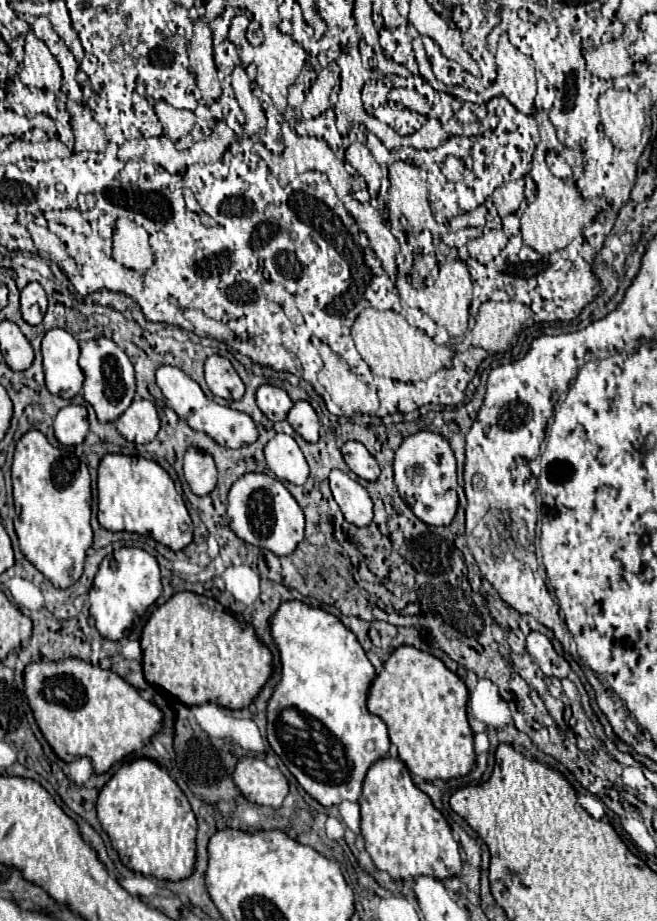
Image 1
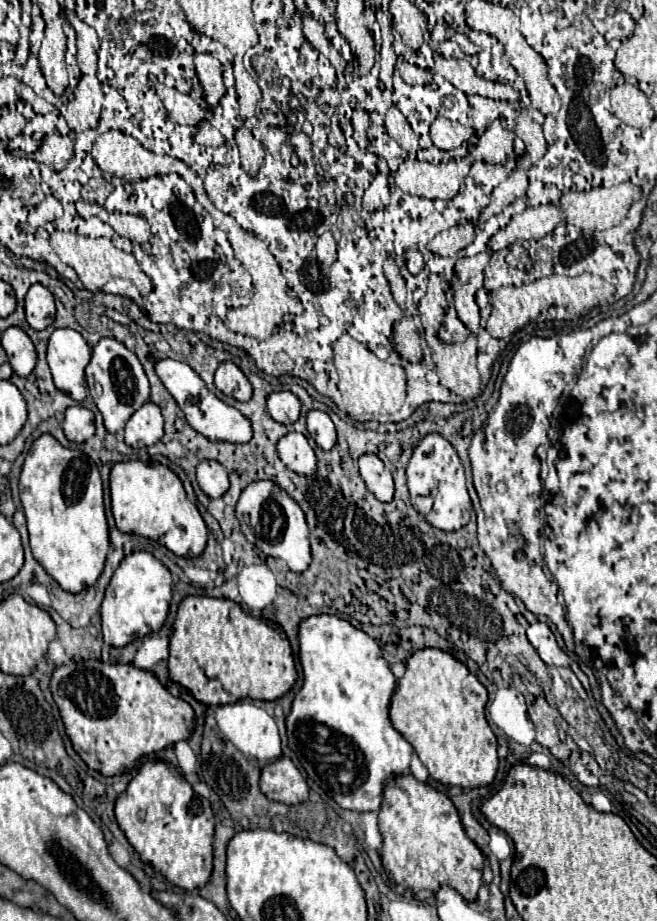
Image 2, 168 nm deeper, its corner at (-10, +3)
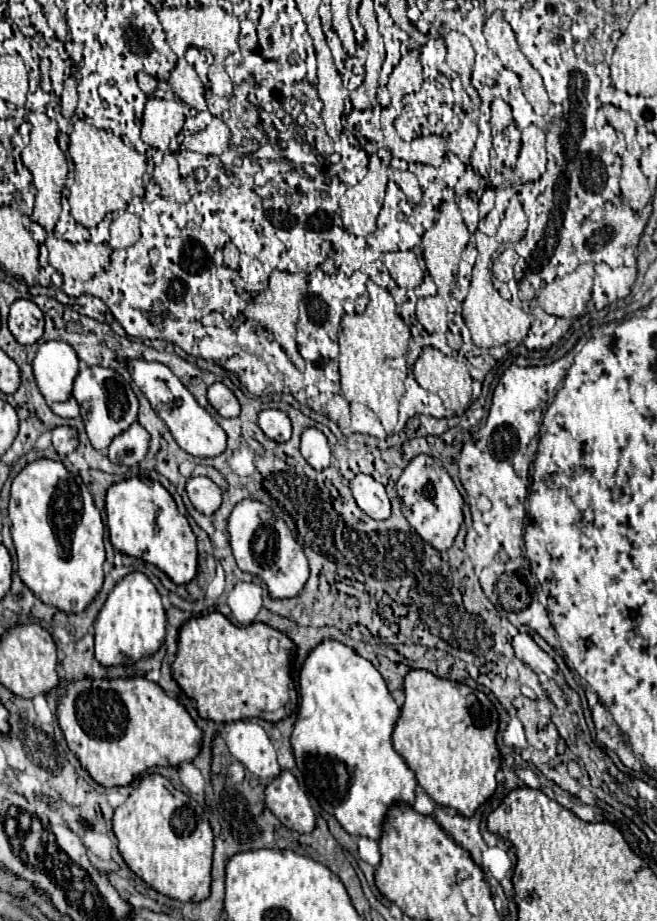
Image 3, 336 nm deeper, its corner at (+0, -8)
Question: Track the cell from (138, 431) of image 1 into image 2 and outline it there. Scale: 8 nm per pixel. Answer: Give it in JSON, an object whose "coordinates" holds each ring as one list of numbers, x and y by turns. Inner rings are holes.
{"coordinates":[[152,401,144,403,126,423,124,427,124,441,126,445,140,449,150,447,160,441,164,435,164,419,160,407]]}

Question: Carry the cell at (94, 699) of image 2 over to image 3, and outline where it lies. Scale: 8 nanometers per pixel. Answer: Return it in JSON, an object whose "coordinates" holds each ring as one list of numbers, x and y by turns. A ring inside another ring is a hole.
{"coordinates":[[142,676,134,678,112,678,112,680,74,680,68,684,64,696,58,700,58,724,64,732,68,748,82,762,82,768,100,786,128,786,138,774,152,766,178,766,180,762,192,760,202,742,202,732,178,700,164,694,164,690,148,682]]}

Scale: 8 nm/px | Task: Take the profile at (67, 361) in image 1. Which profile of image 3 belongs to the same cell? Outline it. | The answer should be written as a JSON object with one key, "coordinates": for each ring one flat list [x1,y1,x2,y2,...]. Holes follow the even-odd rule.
{"coordinates":[[44,342,34,358,36,384,48,406,66,418,78,414,72,400,72,382,78,374,78,356,66,342]]}

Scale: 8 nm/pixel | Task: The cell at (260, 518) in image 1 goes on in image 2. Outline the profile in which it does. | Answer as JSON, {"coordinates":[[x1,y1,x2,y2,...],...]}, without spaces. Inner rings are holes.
{"coordinates":[[254,481,250,483,236,505,236,517,240,521,242,533,250,543,254,543,264,555,274,559,282,559,292,573,302,573,312,563,310,551,310,531,306,525,306,517,302,509,272,481]]}

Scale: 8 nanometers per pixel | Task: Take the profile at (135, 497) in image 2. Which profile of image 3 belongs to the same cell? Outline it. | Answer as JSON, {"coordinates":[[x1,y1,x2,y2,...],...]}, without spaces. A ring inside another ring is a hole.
{"coordinates":[[128,478,112,484,106,494,106,522,110,542,118,552,158,566,176,584,188,584,196,576,196,536,160,482,146,484,140,478]]}

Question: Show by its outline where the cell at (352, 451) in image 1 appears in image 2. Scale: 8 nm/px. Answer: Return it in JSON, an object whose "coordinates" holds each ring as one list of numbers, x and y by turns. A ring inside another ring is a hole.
{"coordinates":[[366,453,358,459,358,467,360,467,360,477,364,479,368,491,378,501,392,501,394,483,392,483,392,475,386,469,386,465,376,455]]}

